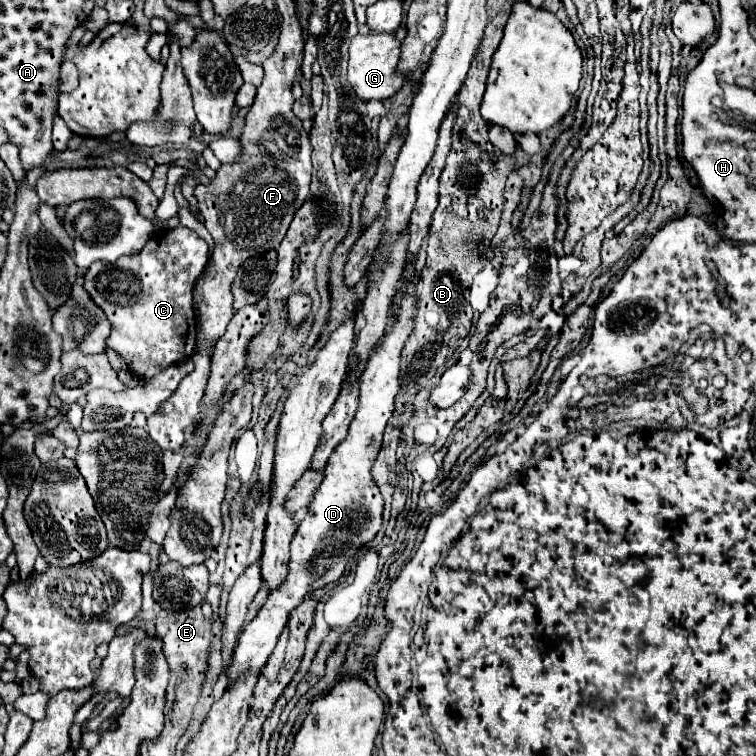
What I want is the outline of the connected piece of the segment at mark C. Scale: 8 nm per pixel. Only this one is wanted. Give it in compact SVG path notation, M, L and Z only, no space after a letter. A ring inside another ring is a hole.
M177 226L175 230L157 232L149 238L145 248L135 256L121 256L117 262L93 262L85 270L83 288L91 294L91 300L103 310L111 322L111 334L107 346L125 358L131 372L149 380L171 364L185 360L195 350L195 312L193 312L193 286L201 276L209 260L207 242L197 236L195 230Z

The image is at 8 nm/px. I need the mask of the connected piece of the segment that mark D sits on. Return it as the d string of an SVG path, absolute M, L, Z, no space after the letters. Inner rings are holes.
M417 278L411 282L399 280L395 286L395 294L391 298L391 322L373 348L369 362L359 378L359 406L357 414L349 424L345 440L337 444L333 454L327 460L323 470L325 478L311 502L303 522L299 524L293 542L291 542L291 558L287 562L287 580L275 594L269 594L267 602L259 610L259 614L243 626L239 632L237 644L233 648L231 664L223 672L227 678L227 688L231 688L245 672L257 672L265 666L271 656L281 630L285 628L291 610L299 606L305 594L323 588L329 582L337 582L351 558L375 538L381 528L381 512L383 512L383 496L371 478L373 460L381 448L383 430L393 412L393 398L399 390L399 358L415 328L415 316L419 310L419 294L417 294Z

